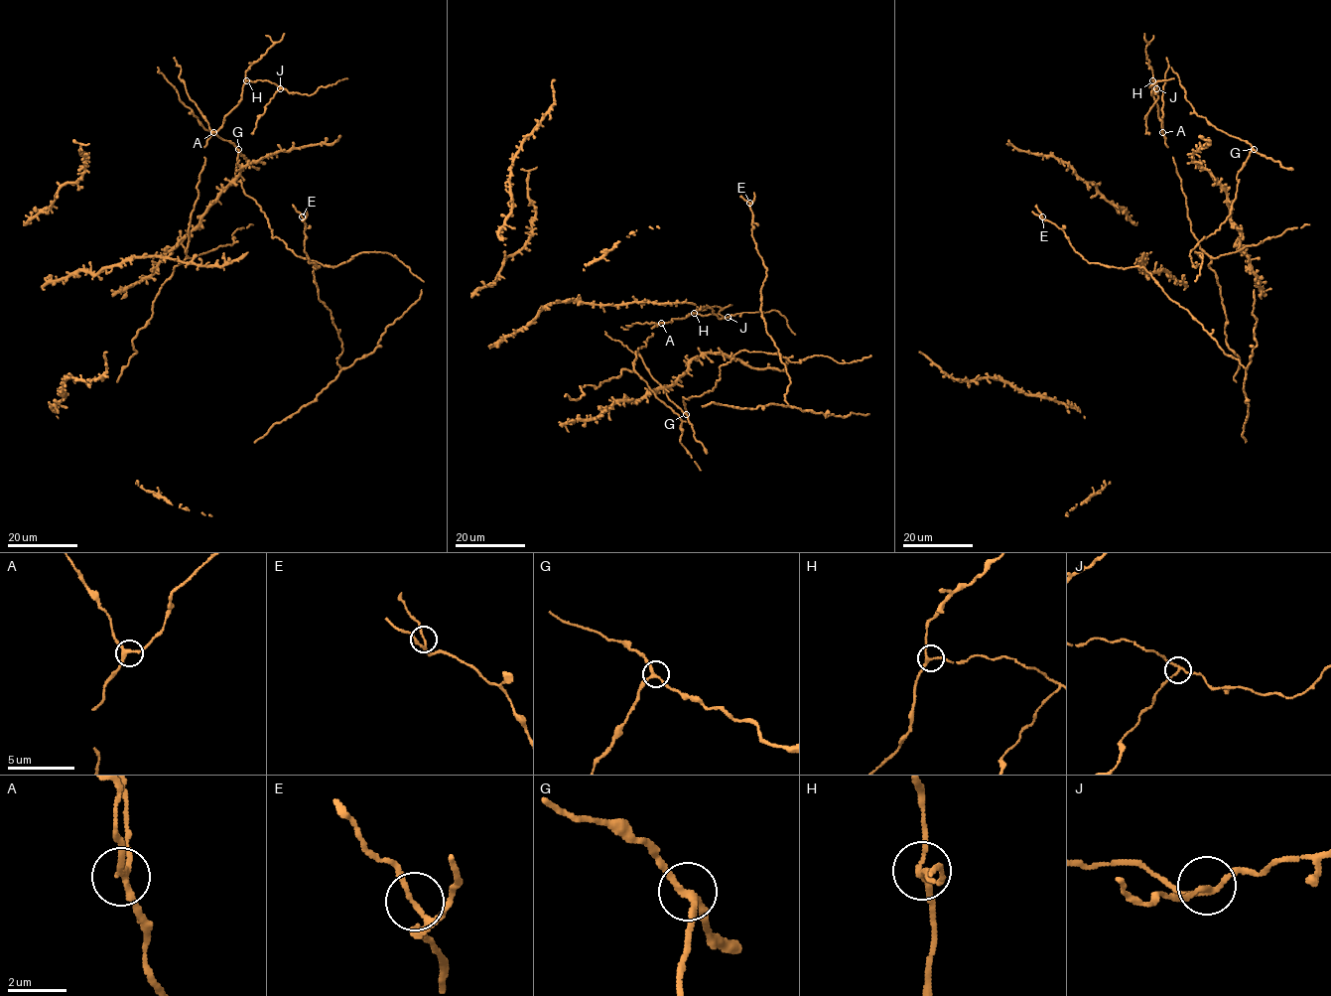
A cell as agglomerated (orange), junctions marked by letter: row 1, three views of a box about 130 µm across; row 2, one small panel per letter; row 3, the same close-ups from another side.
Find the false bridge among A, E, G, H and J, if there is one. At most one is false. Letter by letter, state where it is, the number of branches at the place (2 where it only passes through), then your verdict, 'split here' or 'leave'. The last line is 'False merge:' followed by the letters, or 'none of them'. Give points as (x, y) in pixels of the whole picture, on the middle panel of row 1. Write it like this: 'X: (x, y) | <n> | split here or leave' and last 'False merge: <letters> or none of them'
A: (661, 323) | 3 | leave
E: (749, 203) | 3 | leave
G: (686, 414) | 3 | leave
H: (694, 313) | 3 | leave
J: (728, 317) | 3 | split here
False merge: J

